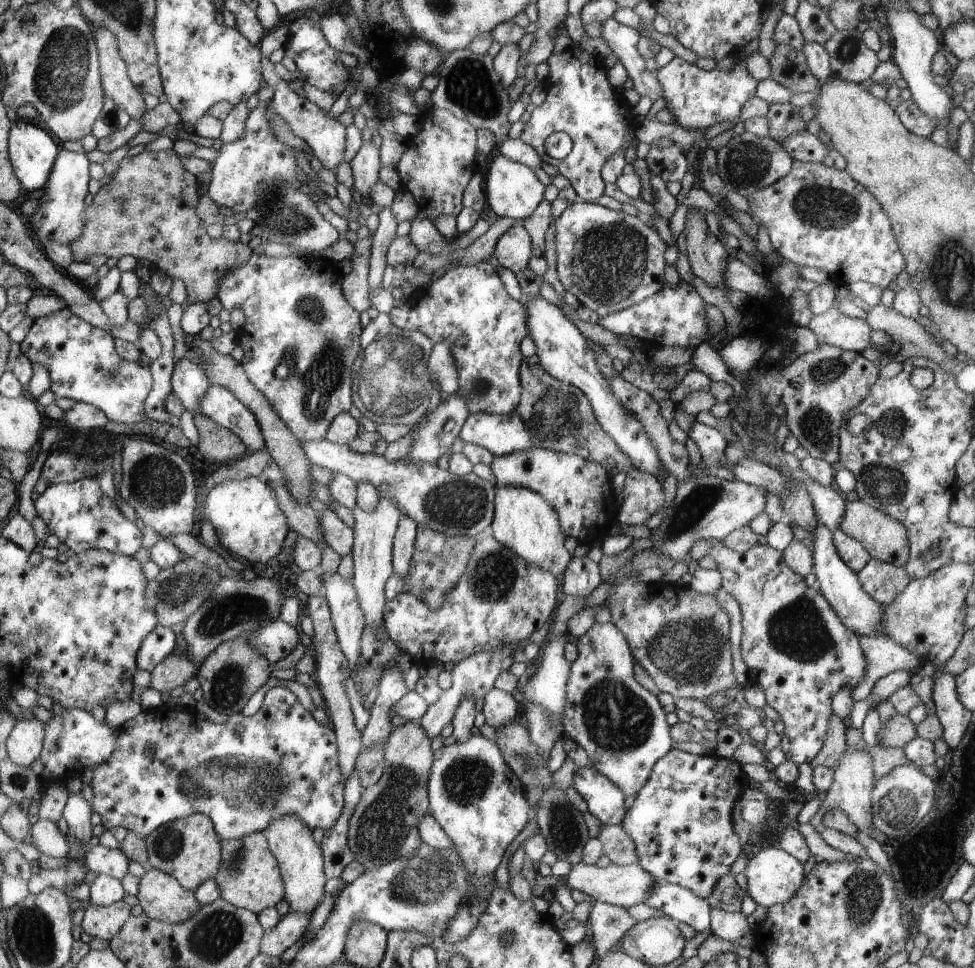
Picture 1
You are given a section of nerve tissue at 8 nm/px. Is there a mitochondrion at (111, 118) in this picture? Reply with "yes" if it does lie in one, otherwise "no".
no

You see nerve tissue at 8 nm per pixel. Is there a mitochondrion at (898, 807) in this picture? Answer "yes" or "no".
yes

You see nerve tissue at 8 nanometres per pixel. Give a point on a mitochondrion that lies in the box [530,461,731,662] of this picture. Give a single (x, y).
(701, 499)

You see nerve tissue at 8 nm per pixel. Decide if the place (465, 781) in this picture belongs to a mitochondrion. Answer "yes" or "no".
yes

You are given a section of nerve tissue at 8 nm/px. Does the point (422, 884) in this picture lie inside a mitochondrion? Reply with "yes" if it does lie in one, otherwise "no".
yes

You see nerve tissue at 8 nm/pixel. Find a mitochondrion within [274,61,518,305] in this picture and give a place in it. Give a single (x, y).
(303, 222)

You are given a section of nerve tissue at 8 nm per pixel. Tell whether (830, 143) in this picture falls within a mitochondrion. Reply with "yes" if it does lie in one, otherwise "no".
no

